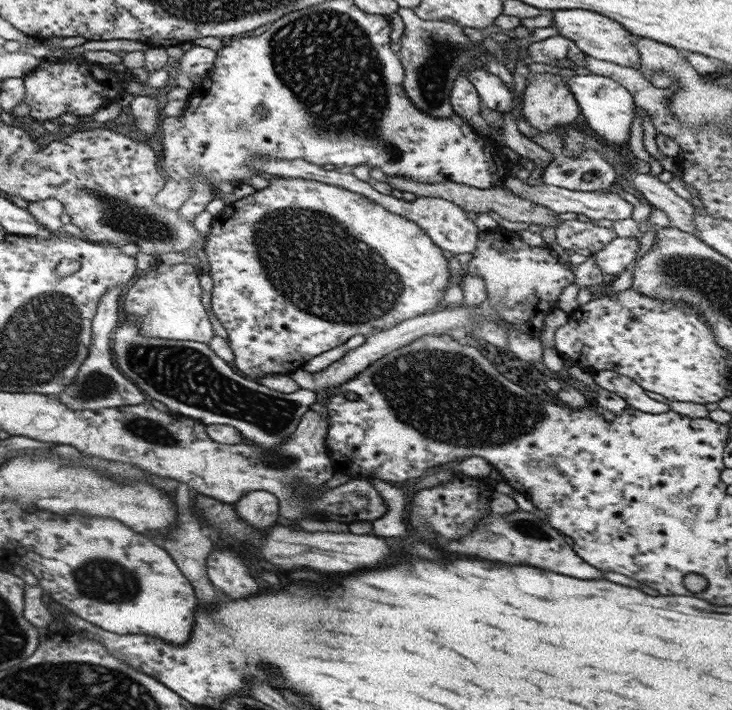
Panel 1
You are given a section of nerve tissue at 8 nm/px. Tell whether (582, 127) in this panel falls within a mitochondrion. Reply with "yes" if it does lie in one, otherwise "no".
no

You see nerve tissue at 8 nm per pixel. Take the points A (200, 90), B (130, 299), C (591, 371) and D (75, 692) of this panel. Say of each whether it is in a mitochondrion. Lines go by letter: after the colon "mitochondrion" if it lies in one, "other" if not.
A: other
B: other
C: other
D: mitochondrion

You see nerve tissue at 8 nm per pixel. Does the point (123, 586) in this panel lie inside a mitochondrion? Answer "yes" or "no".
yes

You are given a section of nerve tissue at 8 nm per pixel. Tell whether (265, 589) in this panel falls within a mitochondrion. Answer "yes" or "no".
no

